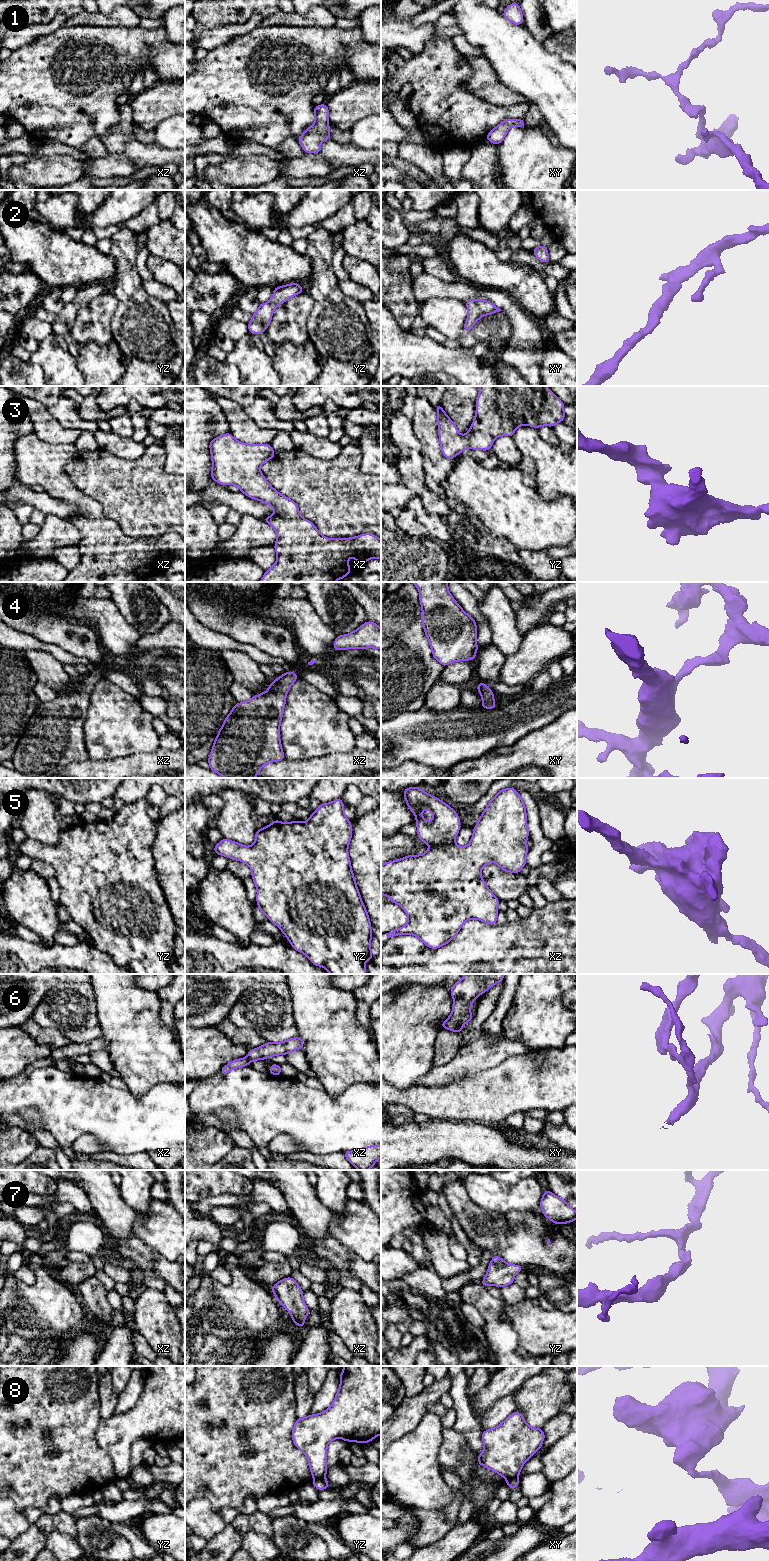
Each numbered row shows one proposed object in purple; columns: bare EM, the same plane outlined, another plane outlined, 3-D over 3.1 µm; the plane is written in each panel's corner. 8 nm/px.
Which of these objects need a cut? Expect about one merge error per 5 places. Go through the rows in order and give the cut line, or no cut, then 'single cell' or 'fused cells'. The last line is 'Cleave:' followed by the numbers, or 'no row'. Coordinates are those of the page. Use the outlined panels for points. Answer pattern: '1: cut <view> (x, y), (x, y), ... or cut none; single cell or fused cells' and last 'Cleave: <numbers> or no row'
1: cut none; single cell
2: cut none; single cell
3: cut none; single cell
4: cut none; single cell
5: cut none; single cell
6: cut xz (247, 1056), (250, 1060); fused cells
7: cut none; single cell
8: cut yz (324, 1477), (314, 1479); fused cells
Cleave: 6, 8

